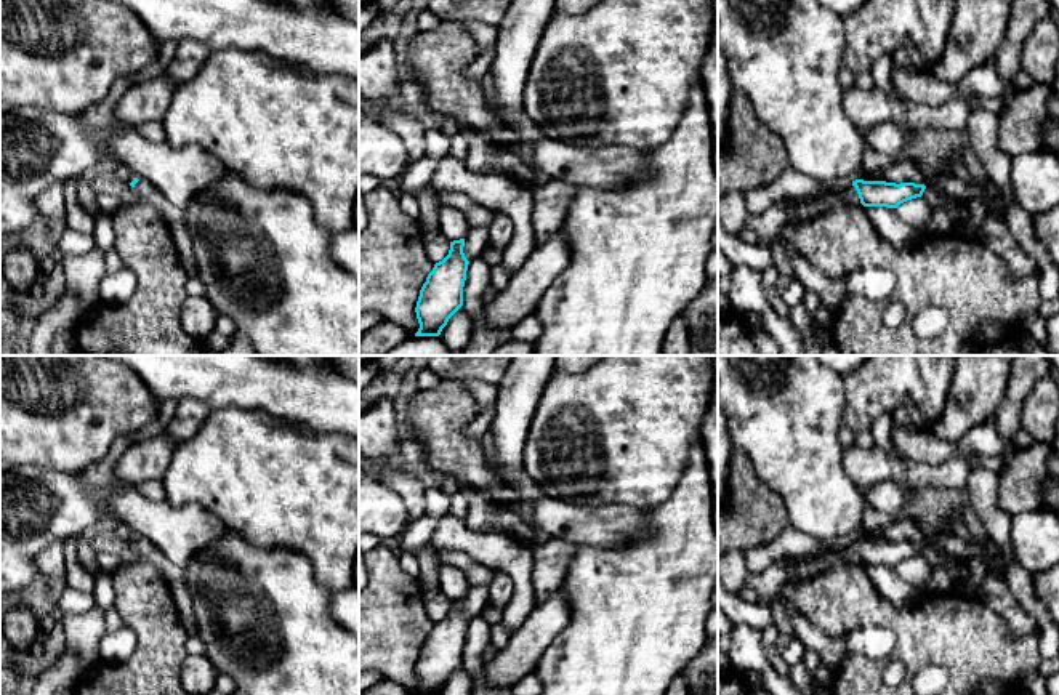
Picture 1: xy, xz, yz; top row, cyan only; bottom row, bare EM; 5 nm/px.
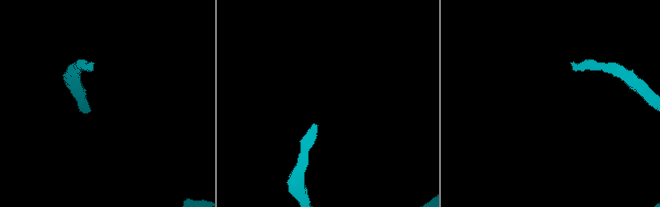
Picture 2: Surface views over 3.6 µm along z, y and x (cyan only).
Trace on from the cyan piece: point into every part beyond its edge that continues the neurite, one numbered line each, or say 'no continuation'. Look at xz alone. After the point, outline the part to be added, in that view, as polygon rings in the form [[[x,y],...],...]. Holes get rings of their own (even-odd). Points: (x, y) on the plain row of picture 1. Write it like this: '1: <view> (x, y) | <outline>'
no continuation

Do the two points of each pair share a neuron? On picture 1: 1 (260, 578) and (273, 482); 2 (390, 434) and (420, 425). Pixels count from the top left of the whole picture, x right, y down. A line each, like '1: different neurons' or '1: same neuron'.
1: different neurons
2: different neurons

